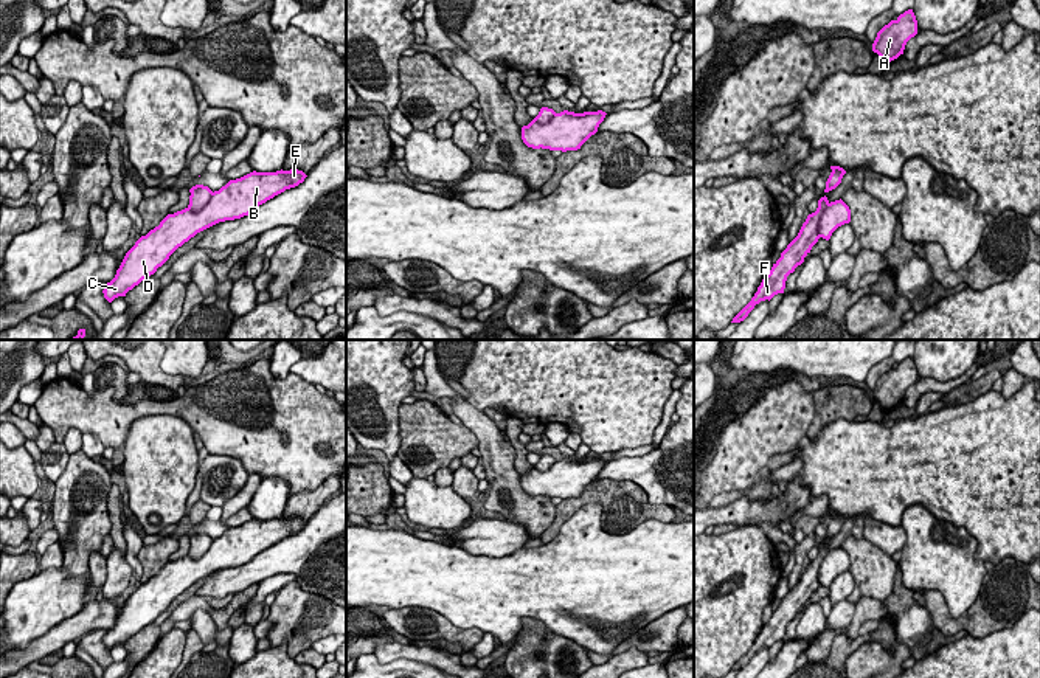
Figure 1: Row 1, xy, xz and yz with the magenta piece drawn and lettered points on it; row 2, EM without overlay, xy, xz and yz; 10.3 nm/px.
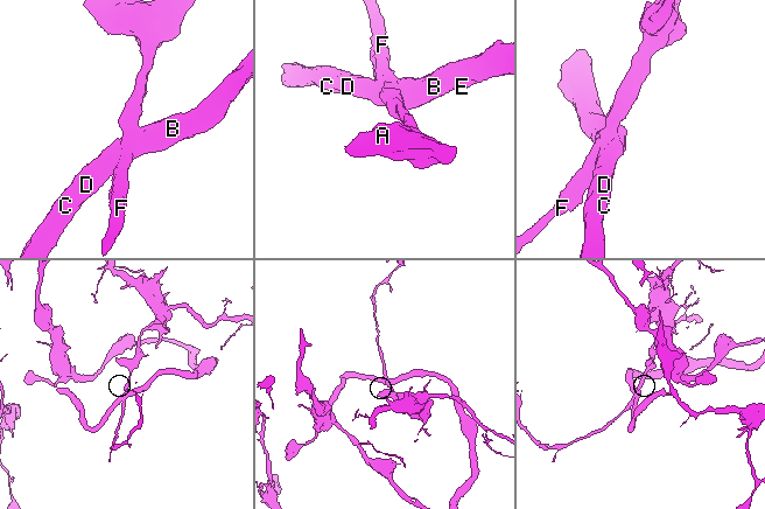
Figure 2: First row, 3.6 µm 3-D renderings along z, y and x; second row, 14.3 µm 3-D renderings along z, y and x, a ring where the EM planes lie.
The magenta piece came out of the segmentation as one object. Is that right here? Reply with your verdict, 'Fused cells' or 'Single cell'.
Single cell

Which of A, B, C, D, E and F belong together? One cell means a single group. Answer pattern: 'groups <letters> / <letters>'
groups A B C D E F

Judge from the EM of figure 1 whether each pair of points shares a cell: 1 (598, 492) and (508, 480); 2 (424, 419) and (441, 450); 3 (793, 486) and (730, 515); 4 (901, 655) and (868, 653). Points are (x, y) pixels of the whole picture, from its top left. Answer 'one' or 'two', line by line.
1: two
2: one
3: one
4: one

